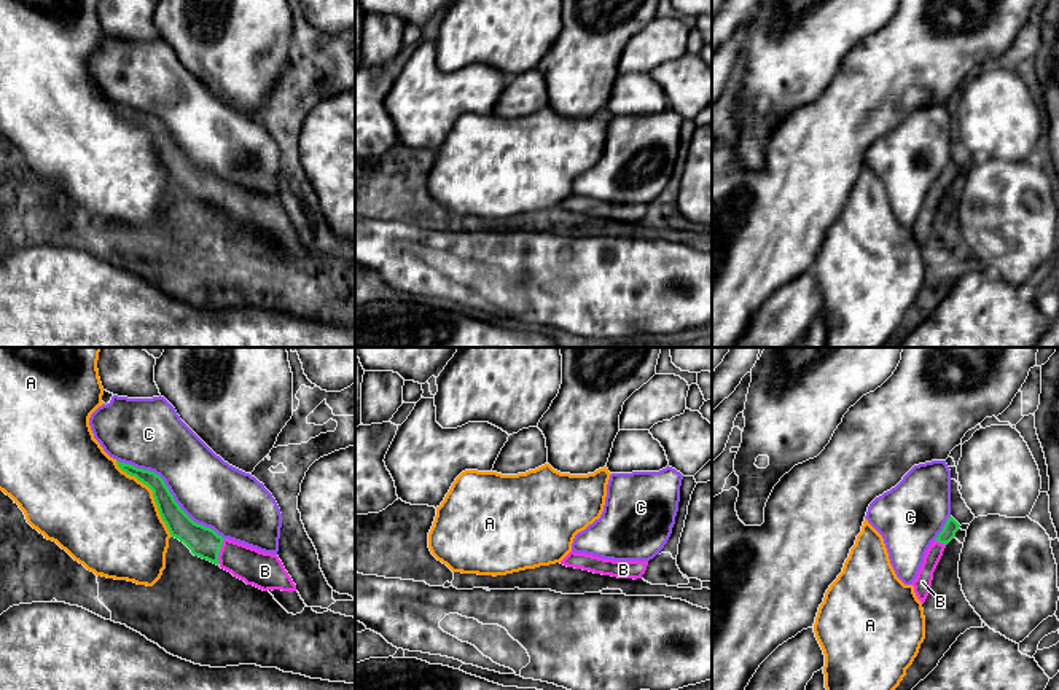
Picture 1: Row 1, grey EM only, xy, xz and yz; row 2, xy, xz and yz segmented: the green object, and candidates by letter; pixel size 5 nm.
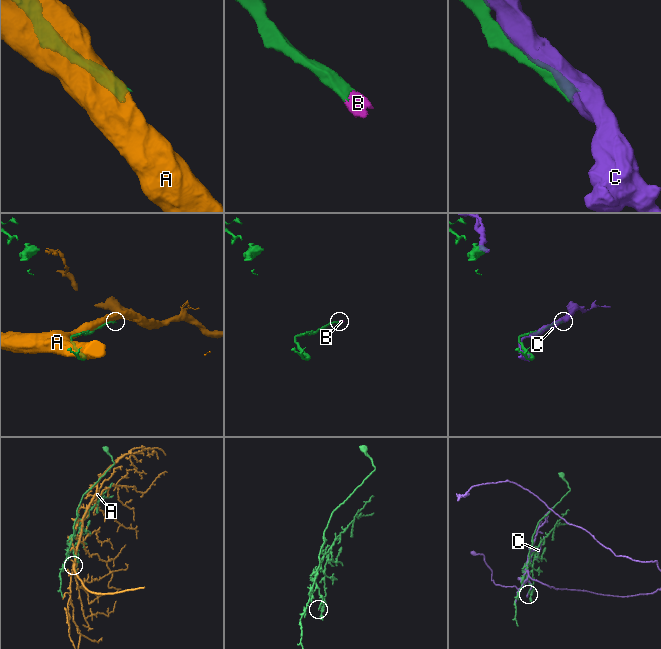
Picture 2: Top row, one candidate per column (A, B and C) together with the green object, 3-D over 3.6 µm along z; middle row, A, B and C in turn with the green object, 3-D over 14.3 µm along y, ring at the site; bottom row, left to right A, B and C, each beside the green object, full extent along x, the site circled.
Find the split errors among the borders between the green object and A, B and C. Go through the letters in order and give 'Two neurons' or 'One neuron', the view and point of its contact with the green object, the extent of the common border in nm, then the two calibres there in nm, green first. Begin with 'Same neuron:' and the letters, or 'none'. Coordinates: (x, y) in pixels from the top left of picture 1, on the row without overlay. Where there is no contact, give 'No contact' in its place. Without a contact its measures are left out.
Same neuron: B
A: Two neurons. Touches green at xy (153, 137). Shared border 480 nm. Thickness 130 nm (green) against 480 nm
B: One neuron. Touches green at xy (218, 195). Shared border 130 nm. Thickness 160 nm (green) against 180 nm
C: Two neurons. Touches green at xy (169, 136). Shared border 700 nm. Thickness 130 nm (green) against 340 nm

